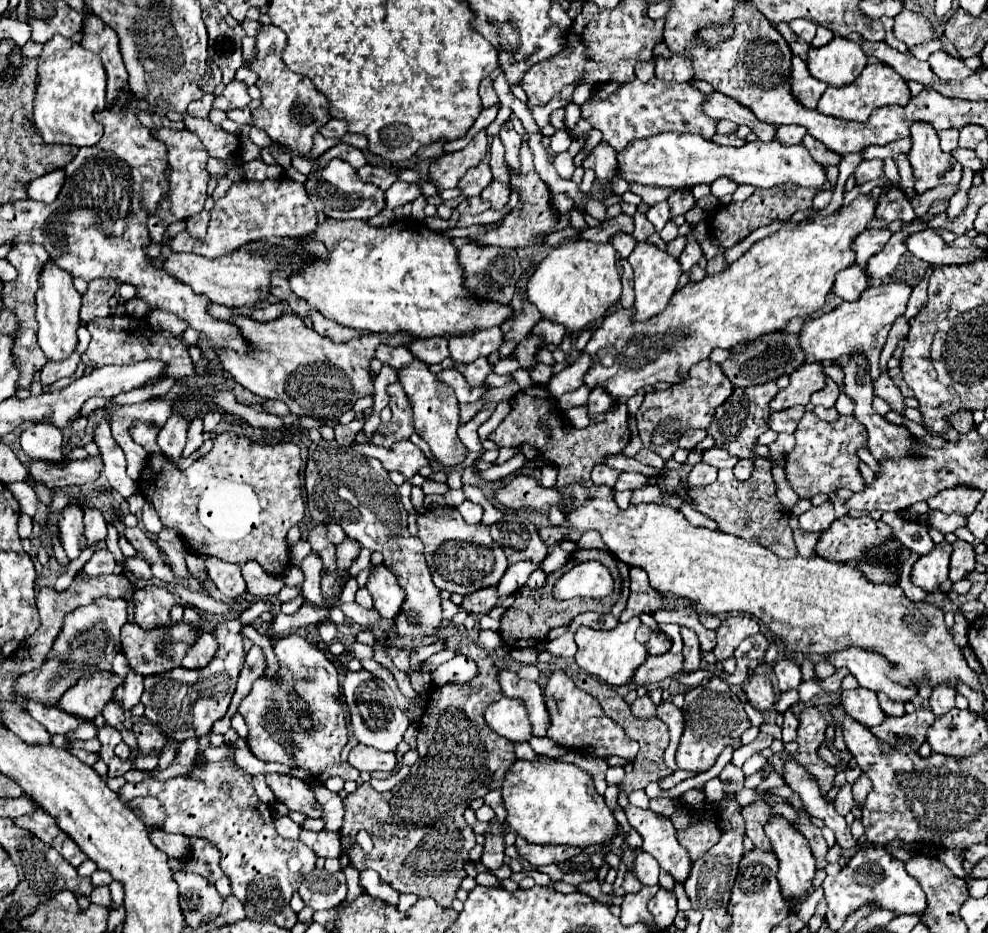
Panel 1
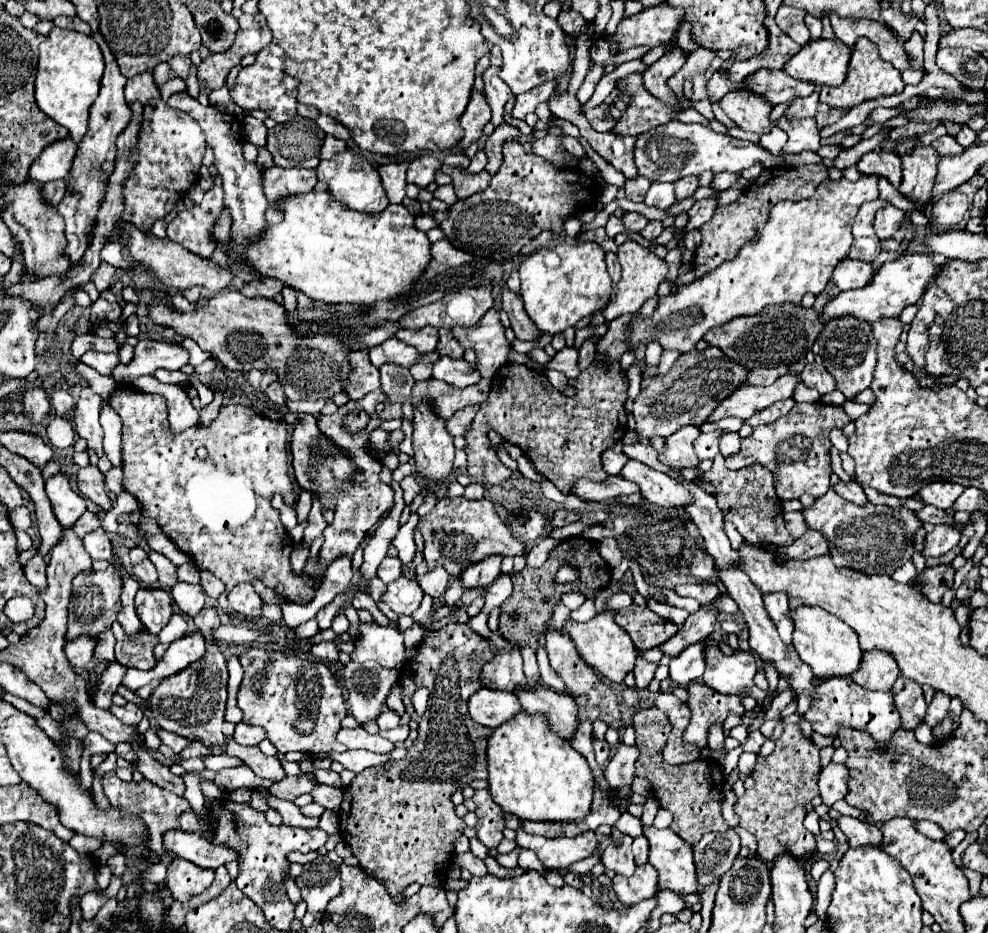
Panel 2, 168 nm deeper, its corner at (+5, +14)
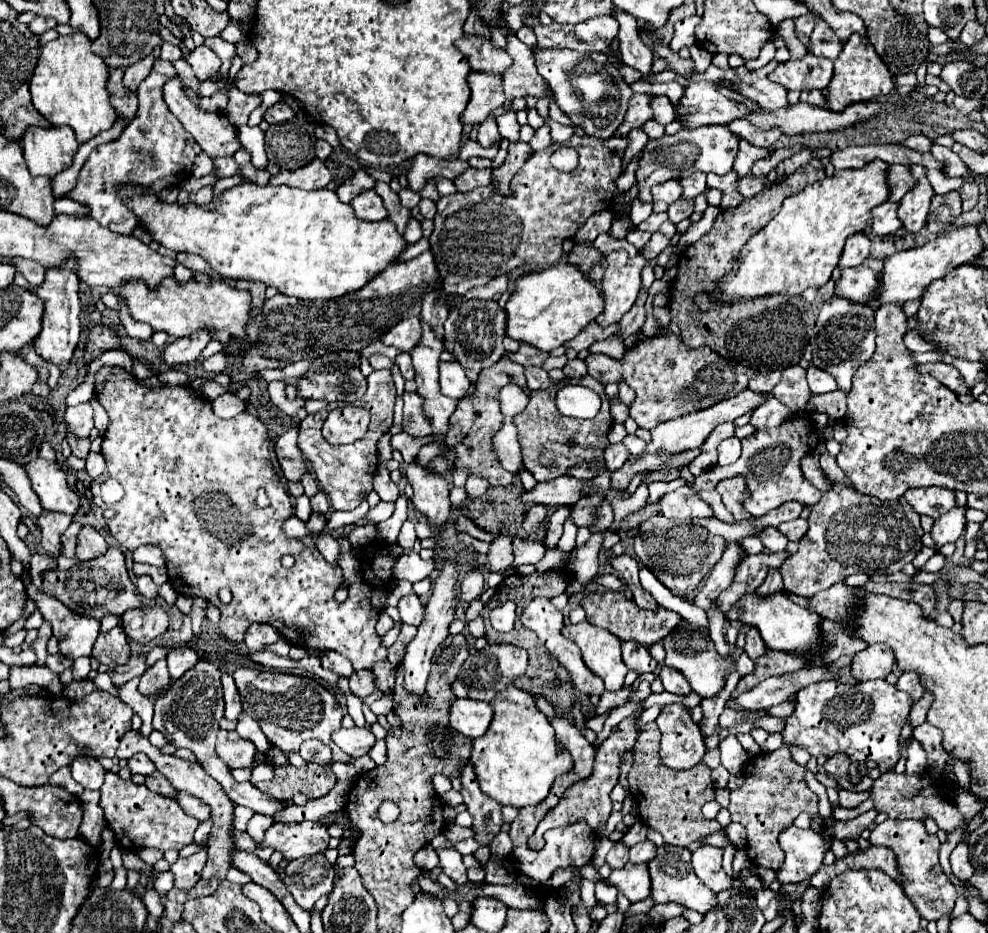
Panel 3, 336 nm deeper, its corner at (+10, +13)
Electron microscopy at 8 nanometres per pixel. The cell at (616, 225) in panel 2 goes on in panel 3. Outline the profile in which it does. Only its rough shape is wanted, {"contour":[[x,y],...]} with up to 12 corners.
{"contour":[[600,234],[594,246],[600,252],[626,250],[636,256],[638,248],[628,240],[616,240],[608,234]]}

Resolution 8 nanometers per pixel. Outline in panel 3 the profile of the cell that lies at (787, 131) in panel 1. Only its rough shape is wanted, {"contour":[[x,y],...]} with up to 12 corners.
{"contour":[[822,90],[800,94],[800,102],[826,106]]}

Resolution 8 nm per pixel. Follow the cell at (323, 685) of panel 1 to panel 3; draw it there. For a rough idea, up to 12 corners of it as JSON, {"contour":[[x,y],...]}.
{"contour":[[236,668],[270,744],[330,744],[344,714],[314,678]]}

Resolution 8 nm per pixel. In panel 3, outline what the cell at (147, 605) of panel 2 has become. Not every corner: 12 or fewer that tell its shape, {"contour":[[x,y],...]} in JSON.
{"contour":[[162,606],[126,610],[126,634],[148,644],[168,630],[170,616]]}

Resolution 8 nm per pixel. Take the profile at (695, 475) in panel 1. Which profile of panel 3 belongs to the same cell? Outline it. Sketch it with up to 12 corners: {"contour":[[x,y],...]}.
{"contour":[[732,422],[718,424],[700,446],[702,452],[716,450],[722,440],[734,436]]}

